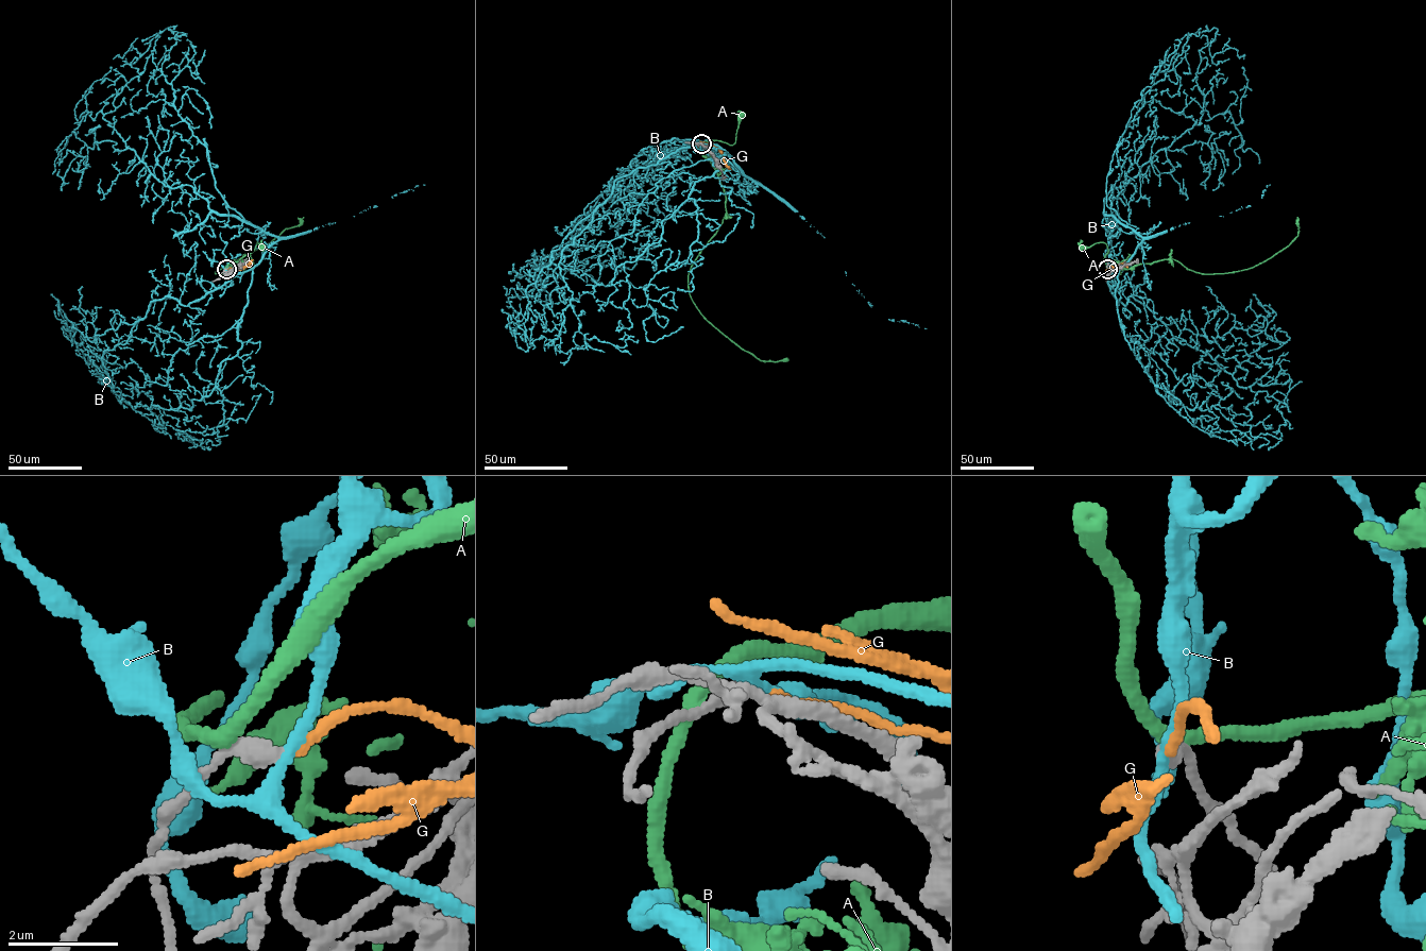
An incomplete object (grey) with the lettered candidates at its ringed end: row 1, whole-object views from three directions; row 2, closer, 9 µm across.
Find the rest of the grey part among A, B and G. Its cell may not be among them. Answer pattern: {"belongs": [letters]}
{"belongs": ["G"]}

